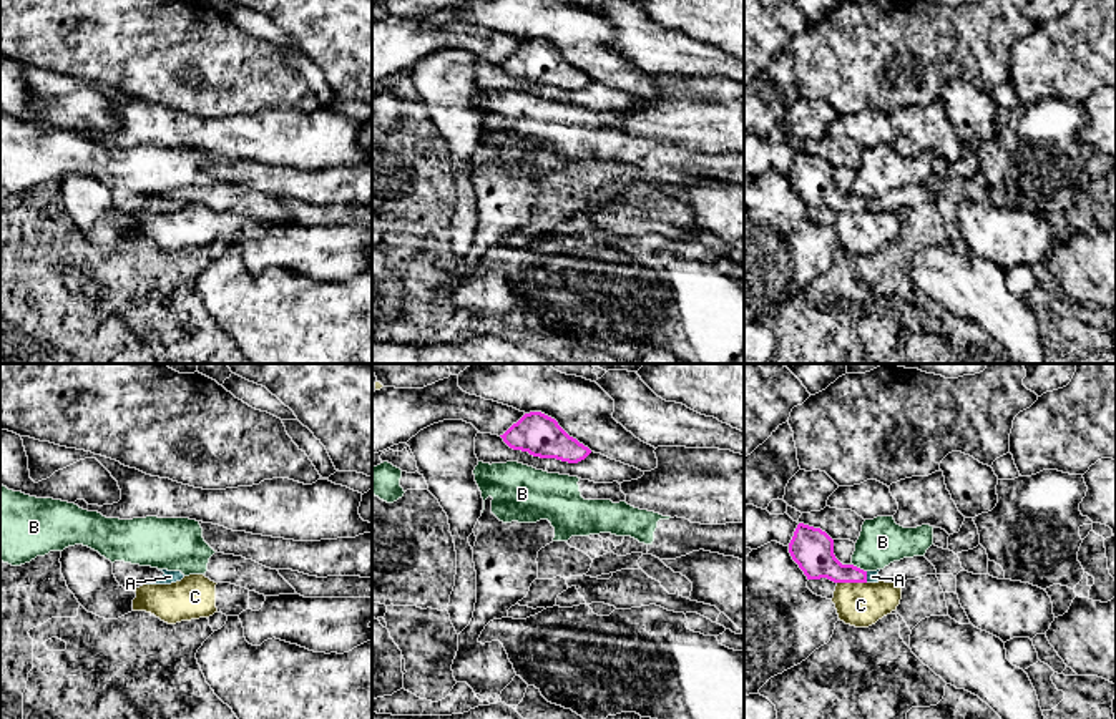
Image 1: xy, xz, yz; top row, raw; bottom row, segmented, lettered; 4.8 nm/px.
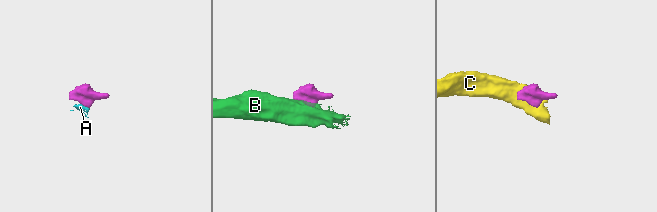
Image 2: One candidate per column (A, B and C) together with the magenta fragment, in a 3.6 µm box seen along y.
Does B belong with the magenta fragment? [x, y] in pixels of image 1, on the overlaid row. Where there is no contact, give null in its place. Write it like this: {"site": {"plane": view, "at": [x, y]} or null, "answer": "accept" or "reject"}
{"site": {"plane": "yz", "at": [859, 568]}, "answer": "reject"}

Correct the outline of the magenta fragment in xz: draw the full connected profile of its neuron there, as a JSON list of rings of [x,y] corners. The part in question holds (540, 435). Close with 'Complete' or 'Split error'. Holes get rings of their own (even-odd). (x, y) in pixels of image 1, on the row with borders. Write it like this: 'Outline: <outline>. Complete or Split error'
Outline: [[[541,412],[525,413],[500,437],[510,448],[540,458],[578,463],[591,453],[588,447],[570,437],[555,418]]]. Complete

